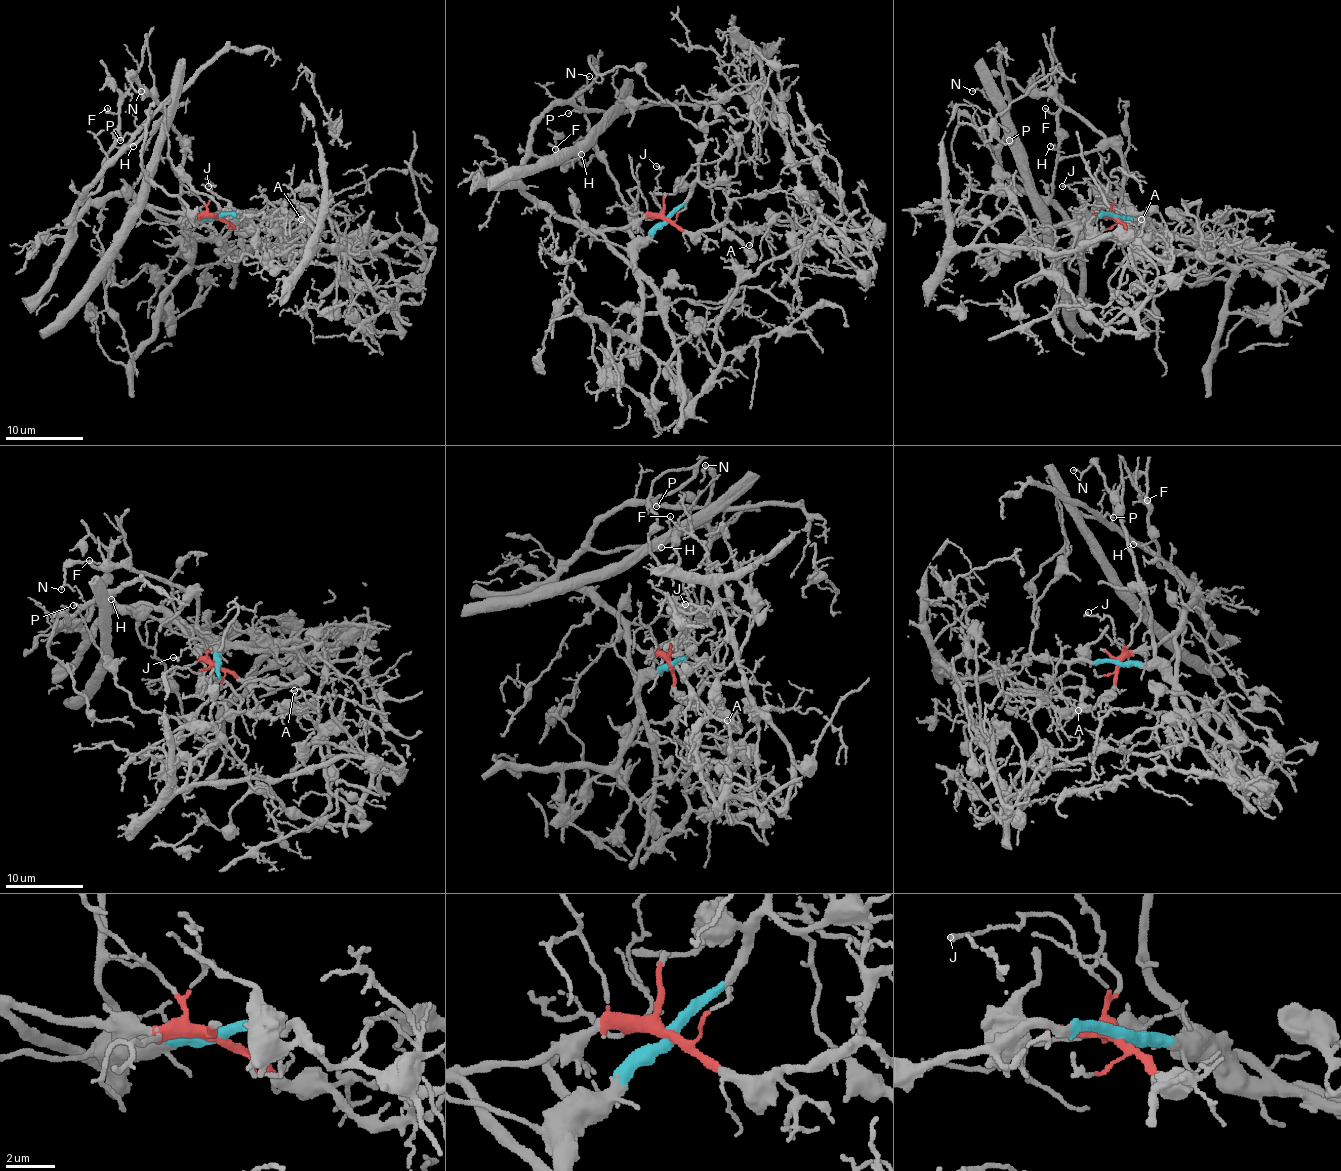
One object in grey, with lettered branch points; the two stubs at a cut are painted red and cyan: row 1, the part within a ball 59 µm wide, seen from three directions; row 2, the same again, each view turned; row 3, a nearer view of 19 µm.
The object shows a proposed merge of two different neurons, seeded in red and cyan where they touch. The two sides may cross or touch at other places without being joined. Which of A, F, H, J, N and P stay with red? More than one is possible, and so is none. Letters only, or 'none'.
A, F, H, J, P

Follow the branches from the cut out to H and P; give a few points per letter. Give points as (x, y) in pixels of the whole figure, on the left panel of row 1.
H: (219, 216), (108, 195), (73, 232), (73, 211), (98, 187), (102, 160), (133, 146)
P: (219, 216), (149, 209), (133, 197), (108, 195), (92, 203), (73, 232), (82, 193), (131, 136), (120, 140)

